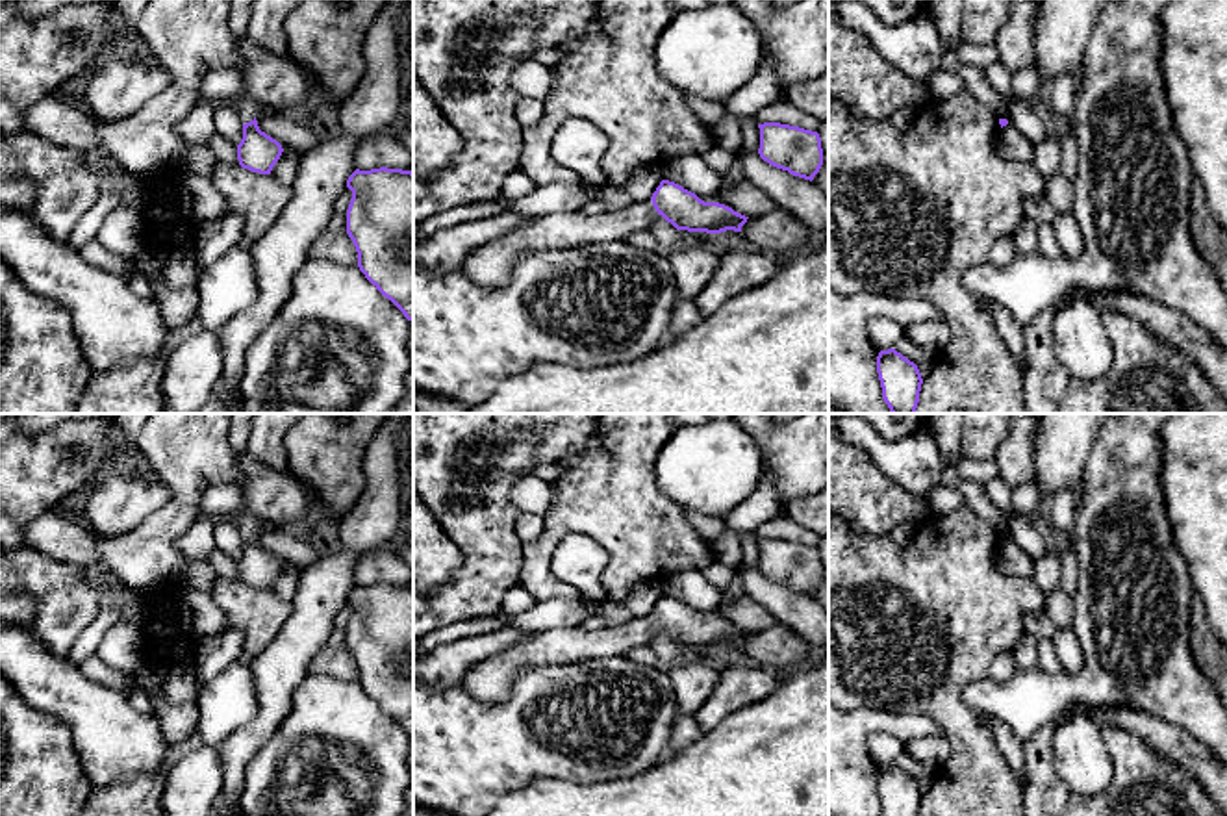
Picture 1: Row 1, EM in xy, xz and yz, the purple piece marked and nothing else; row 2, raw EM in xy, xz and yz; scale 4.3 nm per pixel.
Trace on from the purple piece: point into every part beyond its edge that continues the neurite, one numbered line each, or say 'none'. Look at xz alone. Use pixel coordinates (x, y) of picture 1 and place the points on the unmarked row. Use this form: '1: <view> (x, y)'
1: xz (490, 681)

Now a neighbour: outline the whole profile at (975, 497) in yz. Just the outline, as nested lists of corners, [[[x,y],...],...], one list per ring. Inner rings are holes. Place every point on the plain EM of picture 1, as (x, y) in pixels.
[[[960,480],[956,484],[964,497],[964,504],[982,521],[986,521],[997,534],[1008,536],[1006,516],[992,503],[986,486],[977,480]]]

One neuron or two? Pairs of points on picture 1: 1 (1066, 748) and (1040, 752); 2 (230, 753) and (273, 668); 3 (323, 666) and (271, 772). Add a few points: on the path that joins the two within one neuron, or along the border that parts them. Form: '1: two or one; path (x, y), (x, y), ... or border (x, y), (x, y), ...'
1: two; border (1077, 714), (1053, 737), (1053, 770), (1070, 789)
2: one; path (252, 733), (273, 709), (273, 690)
3: two; border (310, 672), (356, 679)

